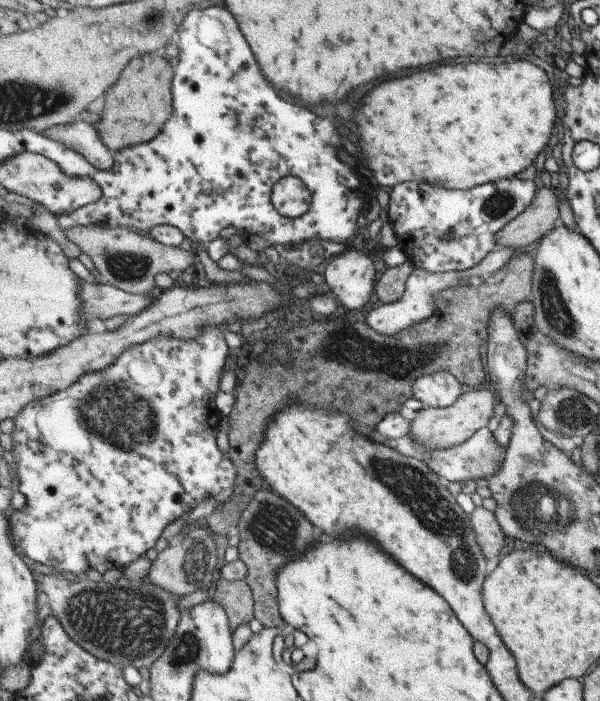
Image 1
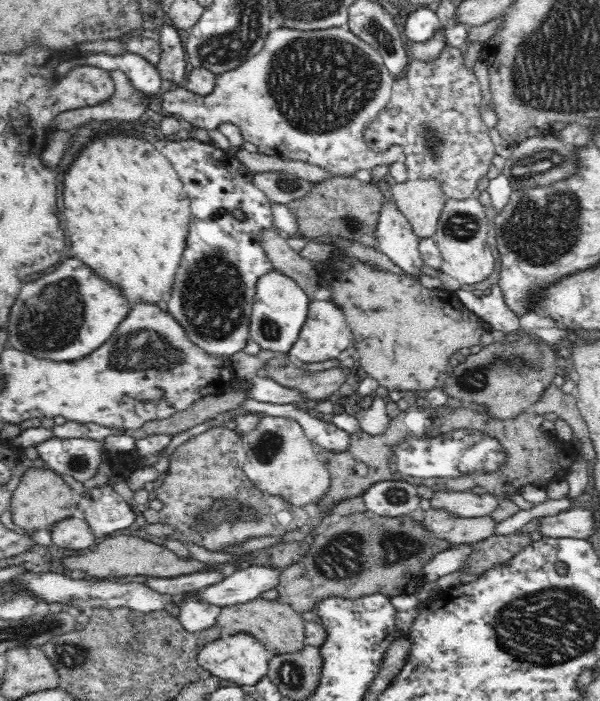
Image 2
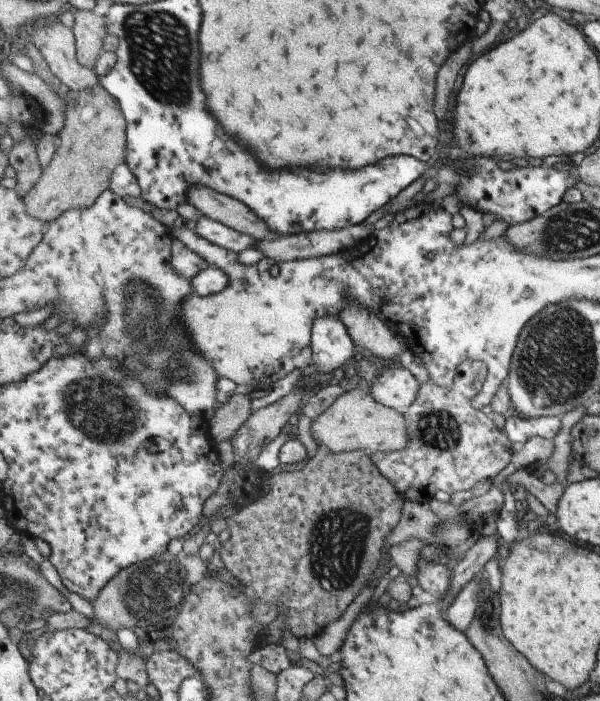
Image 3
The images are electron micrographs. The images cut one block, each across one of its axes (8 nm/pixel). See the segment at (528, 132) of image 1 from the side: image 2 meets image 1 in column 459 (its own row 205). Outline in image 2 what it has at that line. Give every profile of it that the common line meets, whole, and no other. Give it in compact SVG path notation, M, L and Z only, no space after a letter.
M116 133L116 136L106 136L106 138L94 138L88 142L88 146L80 152L76 162L70 166L68 174L64 176L64 218L66 218L66 230L70 236L70 248L74 256L84 262L92 273L100 276L100 280L106 280L106 283L112 285L114 289L120 289L120 294L128 304L146 304L156 305L160 300L168 300L169 294L174 284L174 276L179 269L183 252L186 248L187 236L189 233L189 220L191 219L191 208L188 197L186 196L182 181L178 178L178 173L172 168L170 161L163 154L156 151L156 147L147 140L146 137L135 137L133 135L124 135Z

